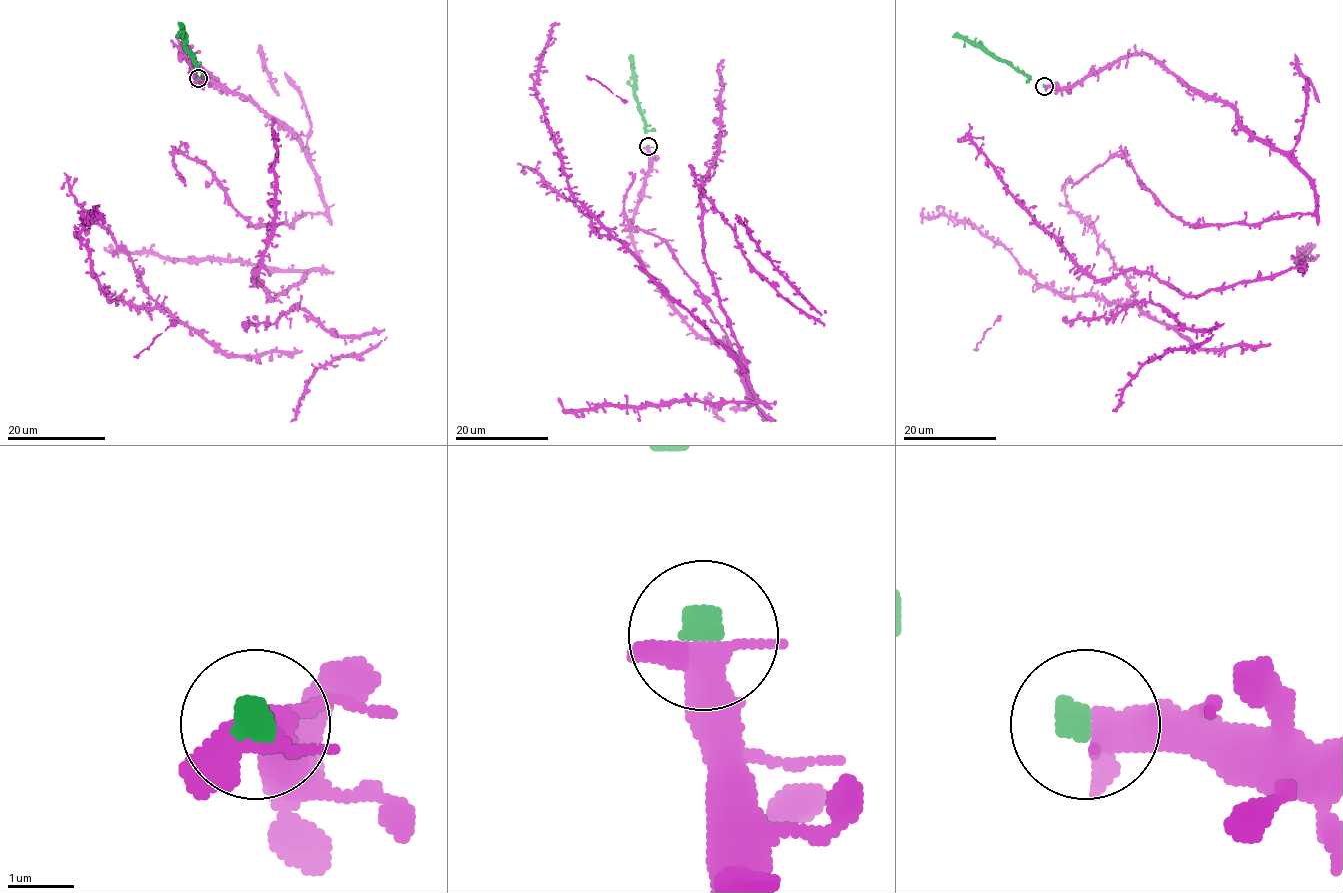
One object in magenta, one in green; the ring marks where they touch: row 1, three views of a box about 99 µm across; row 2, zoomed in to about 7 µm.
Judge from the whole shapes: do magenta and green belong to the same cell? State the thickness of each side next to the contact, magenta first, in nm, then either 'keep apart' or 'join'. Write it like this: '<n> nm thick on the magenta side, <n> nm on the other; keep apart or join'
460 nm thick on the magenta side, 400 nm on the other; join

